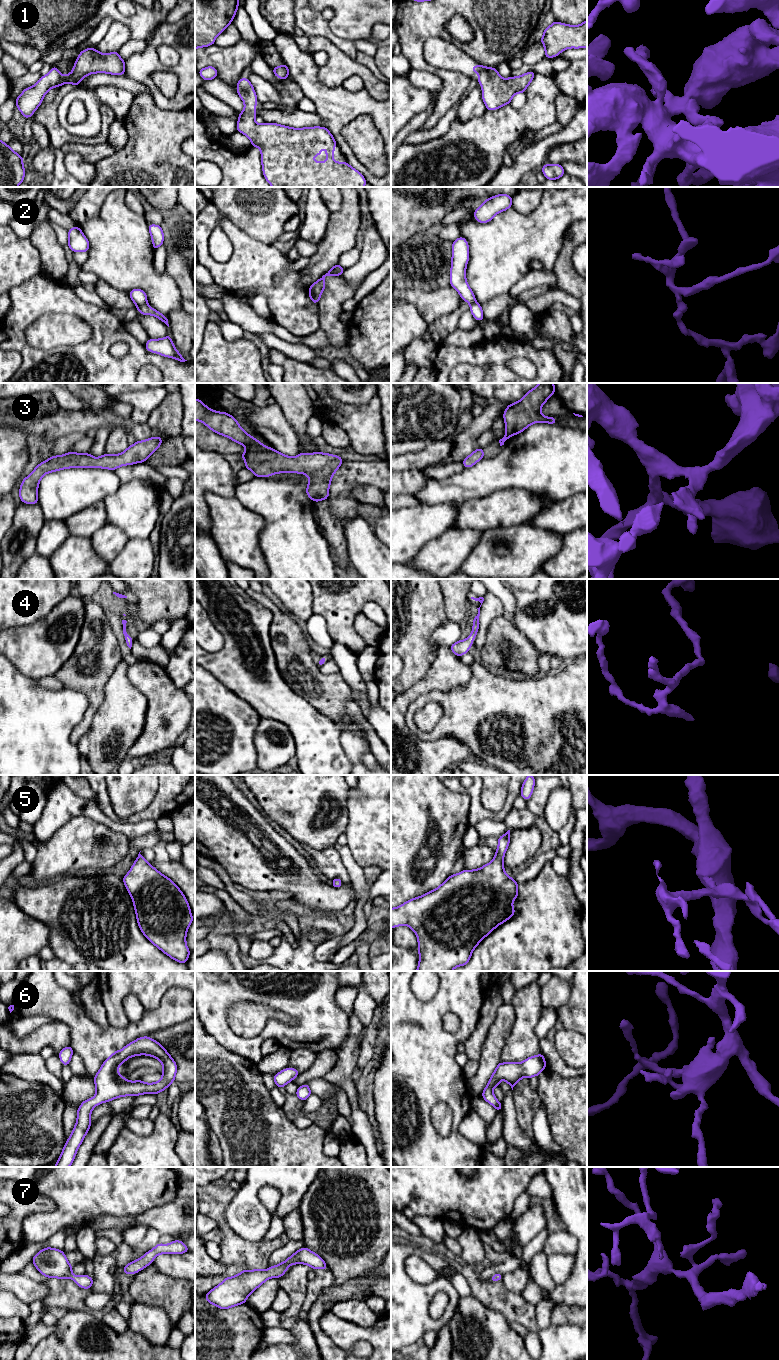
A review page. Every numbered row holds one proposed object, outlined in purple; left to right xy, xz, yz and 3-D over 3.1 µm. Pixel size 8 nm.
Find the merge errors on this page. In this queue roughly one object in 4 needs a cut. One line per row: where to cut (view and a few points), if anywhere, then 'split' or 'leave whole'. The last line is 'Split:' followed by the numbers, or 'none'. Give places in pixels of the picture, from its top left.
1: no cut; leave whole
2: cut in xy along (147, 303), (137, 307); split
3: no cut; leave whole
4: no cut; leave whole
5: no cut; leave whole
6: no cut; leave whole
7: no cut; leave whole
Split: 2

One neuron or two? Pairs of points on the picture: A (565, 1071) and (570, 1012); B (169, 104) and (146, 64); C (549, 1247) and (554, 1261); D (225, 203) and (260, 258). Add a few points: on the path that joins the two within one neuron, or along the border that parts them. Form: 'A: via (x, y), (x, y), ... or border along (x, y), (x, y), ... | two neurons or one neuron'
A: via (552, 1056), (550, 1053), (550, 1035), (557, 1027) | one neuron
B: via (159, 96), (146, 79), (146, 74) | one neuron
C: border along (574, 1255), (550, 1254), (548, 1256) | two neurons
D: border along (223, 216), (262, 243) | two neurons

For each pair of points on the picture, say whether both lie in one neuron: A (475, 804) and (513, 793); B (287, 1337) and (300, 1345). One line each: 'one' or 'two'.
A: one
B: two

